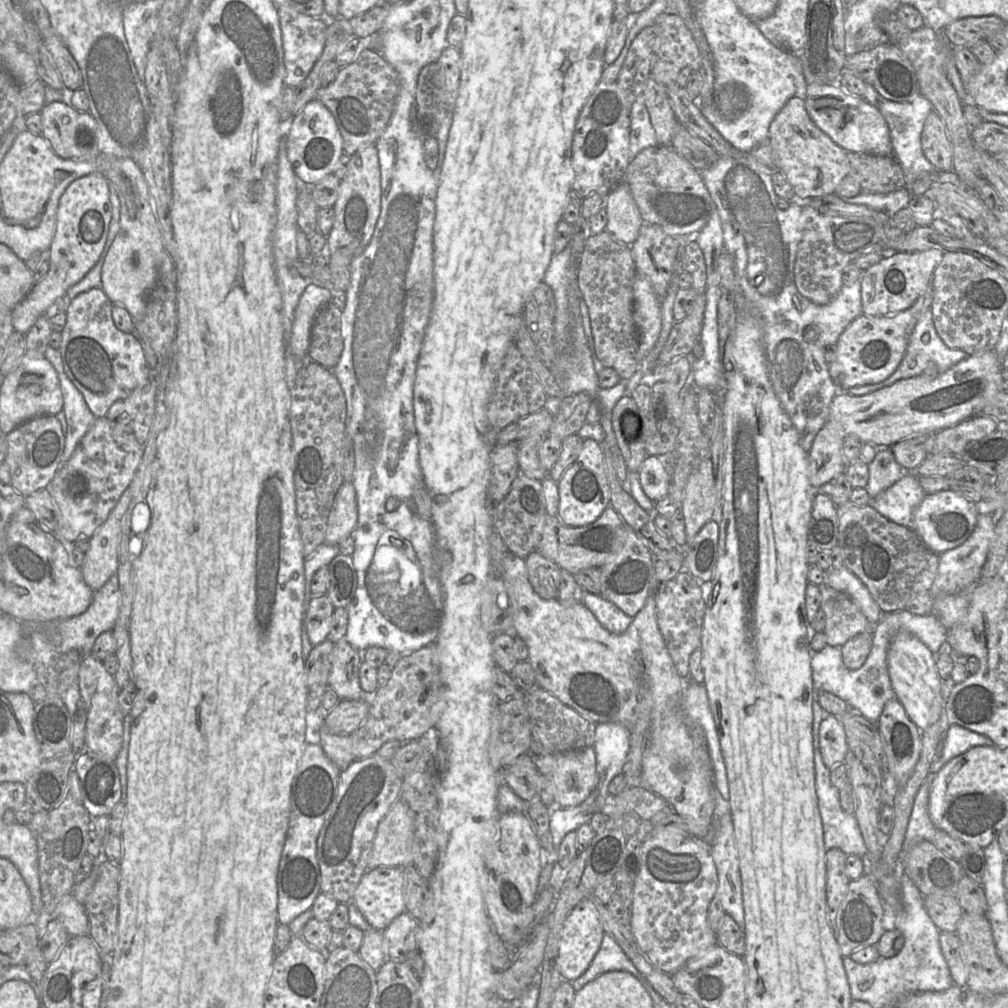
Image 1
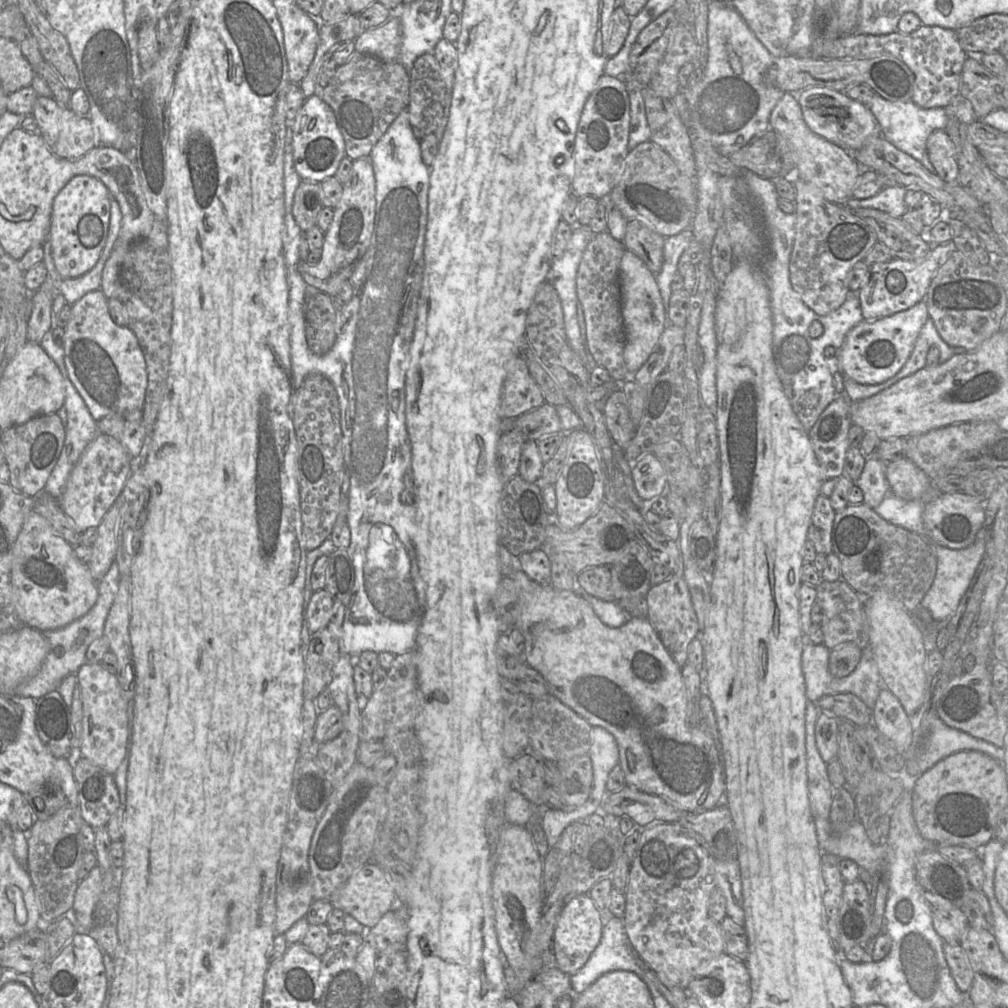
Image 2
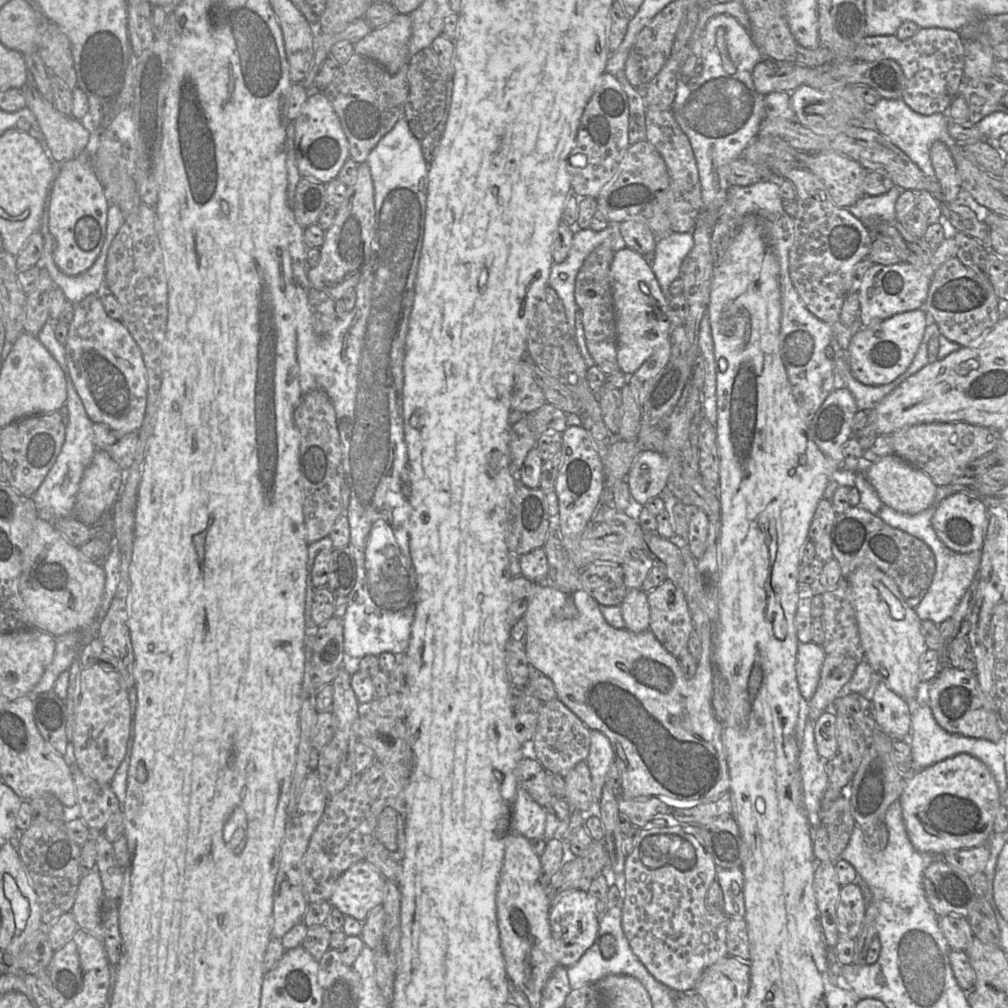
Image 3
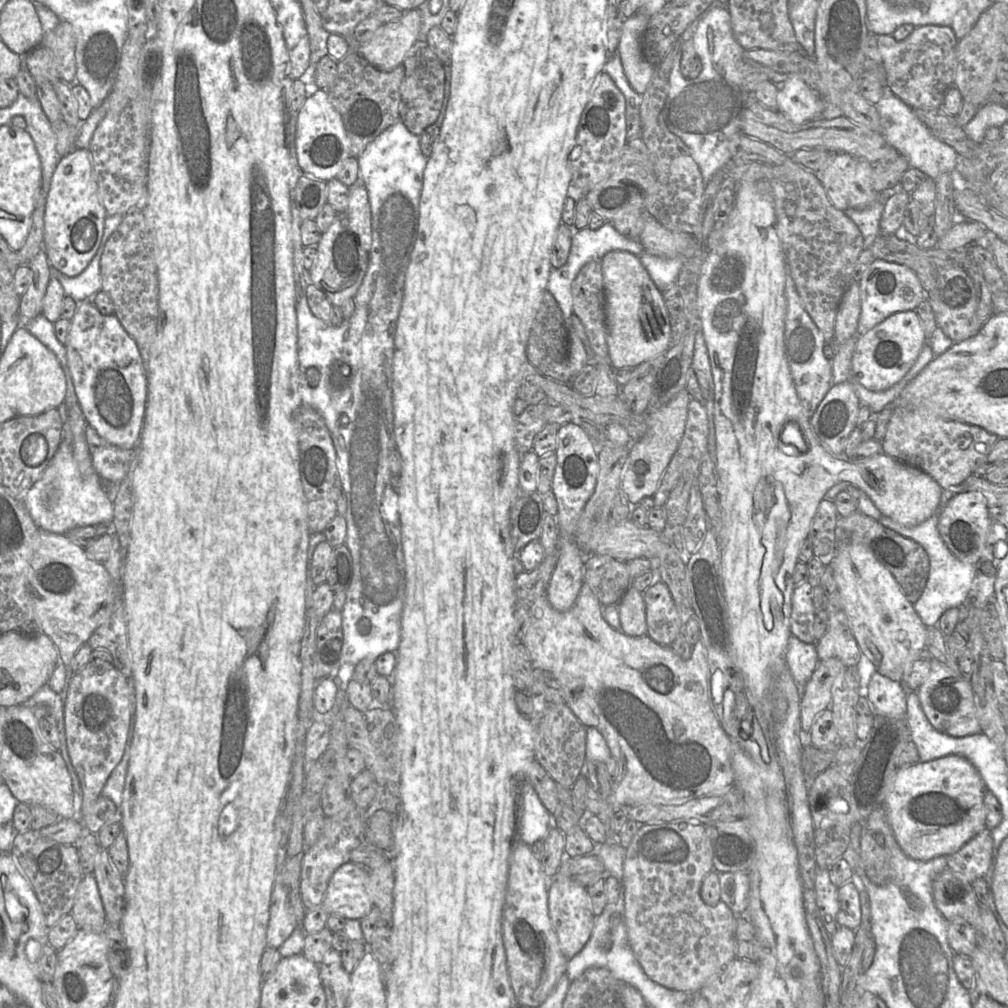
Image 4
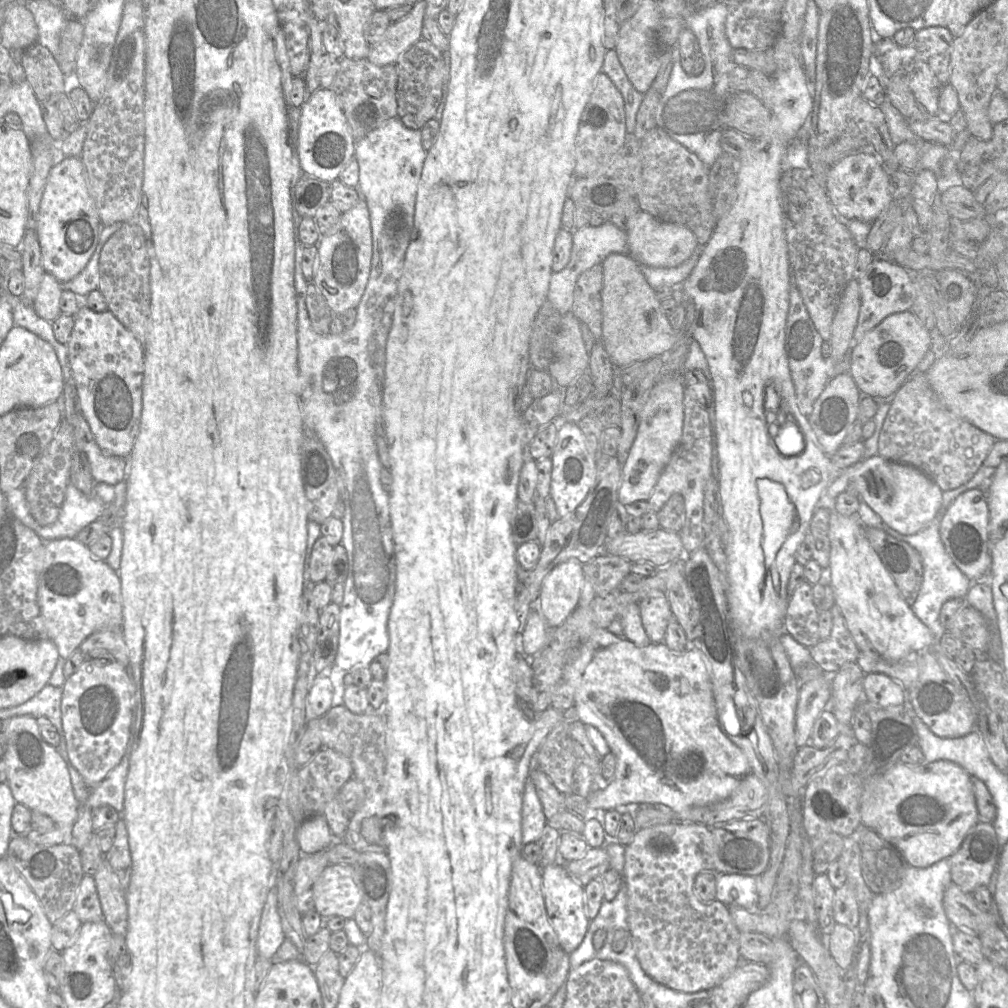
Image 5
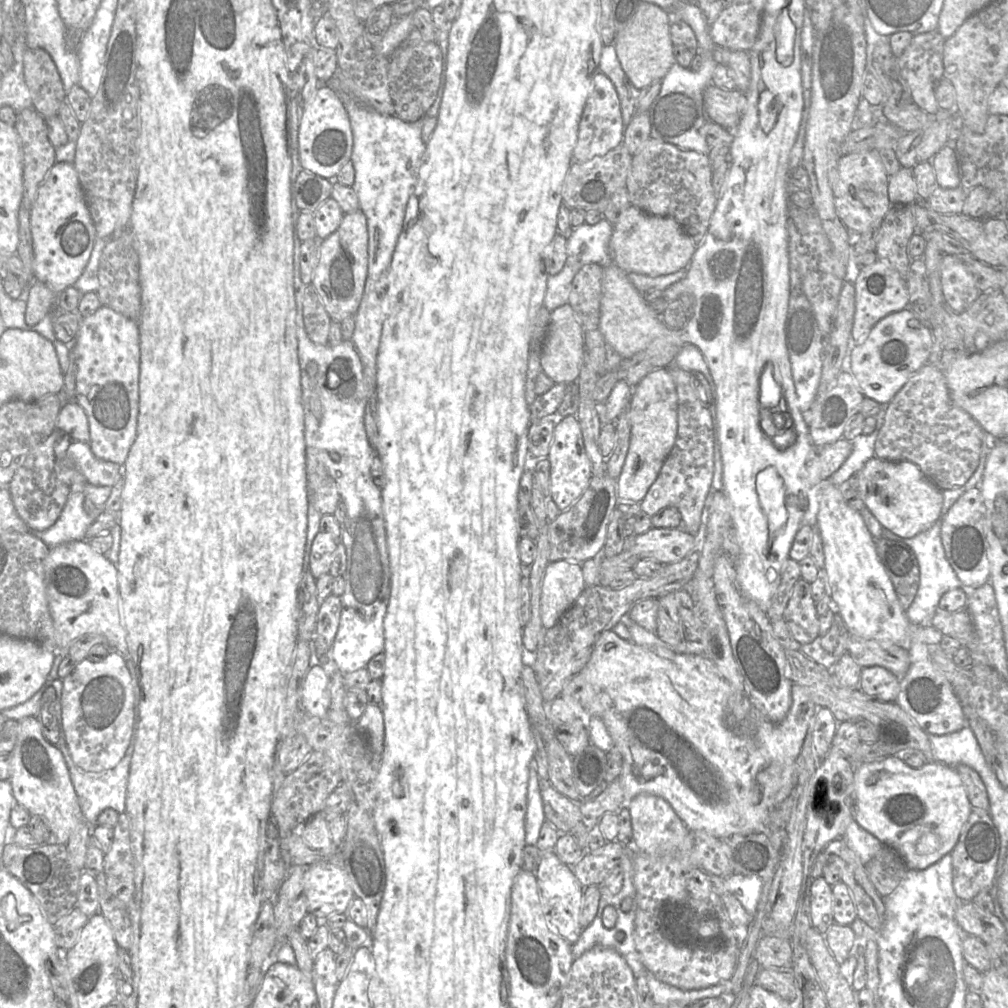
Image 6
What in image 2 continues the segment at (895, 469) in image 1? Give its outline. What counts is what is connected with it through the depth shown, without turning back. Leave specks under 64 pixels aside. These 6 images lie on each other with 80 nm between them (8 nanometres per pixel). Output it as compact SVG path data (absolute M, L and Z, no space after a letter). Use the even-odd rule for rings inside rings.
M871 455L866 458L863 471L854 483L863 492L863 504L870 508L877 507L890 492L885 476L886 463Z

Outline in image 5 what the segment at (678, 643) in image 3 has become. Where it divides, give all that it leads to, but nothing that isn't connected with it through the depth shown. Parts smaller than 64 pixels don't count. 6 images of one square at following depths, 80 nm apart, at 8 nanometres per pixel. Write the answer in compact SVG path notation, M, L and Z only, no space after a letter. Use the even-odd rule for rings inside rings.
M652 591L638 601L643 627L650 642L661 643L669 621L674 617L666 593Z

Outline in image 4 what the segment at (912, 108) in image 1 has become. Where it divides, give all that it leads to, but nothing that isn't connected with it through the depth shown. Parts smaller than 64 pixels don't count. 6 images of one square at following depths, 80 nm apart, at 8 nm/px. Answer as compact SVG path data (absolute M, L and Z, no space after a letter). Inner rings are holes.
M887 92L874 105L880 116L881 133L891 146L907 158L910 167L921 170L932 179L936 179L942 173L951 173L956 168L957 157L960 154L948 144L940 141L917 117L913 109L900 98Z

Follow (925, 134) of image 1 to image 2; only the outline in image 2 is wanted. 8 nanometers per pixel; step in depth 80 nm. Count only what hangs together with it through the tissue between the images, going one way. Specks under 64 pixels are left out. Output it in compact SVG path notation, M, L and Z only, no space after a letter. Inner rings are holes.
M936 129L927 139L928 158L936 174L945 182L958 183L958 165L953 141L945 129Z

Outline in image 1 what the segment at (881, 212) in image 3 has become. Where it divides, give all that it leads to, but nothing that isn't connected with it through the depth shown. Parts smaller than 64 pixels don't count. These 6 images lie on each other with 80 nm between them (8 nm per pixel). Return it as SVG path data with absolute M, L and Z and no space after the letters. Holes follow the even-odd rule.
M903 187L887 194L861 193L843 200L849 204L868 206L893 217L899 210L908 207L910 199L911 193Z

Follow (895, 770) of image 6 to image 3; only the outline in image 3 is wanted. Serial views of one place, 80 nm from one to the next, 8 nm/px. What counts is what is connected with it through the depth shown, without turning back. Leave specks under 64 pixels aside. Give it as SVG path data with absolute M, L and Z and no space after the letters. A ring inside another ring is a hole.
M961 753L937 762L910 776L899 798L907 835L913 847L922 853L943 855L950 850L959 850L988 843L1001 798L995 778L979 759Z

